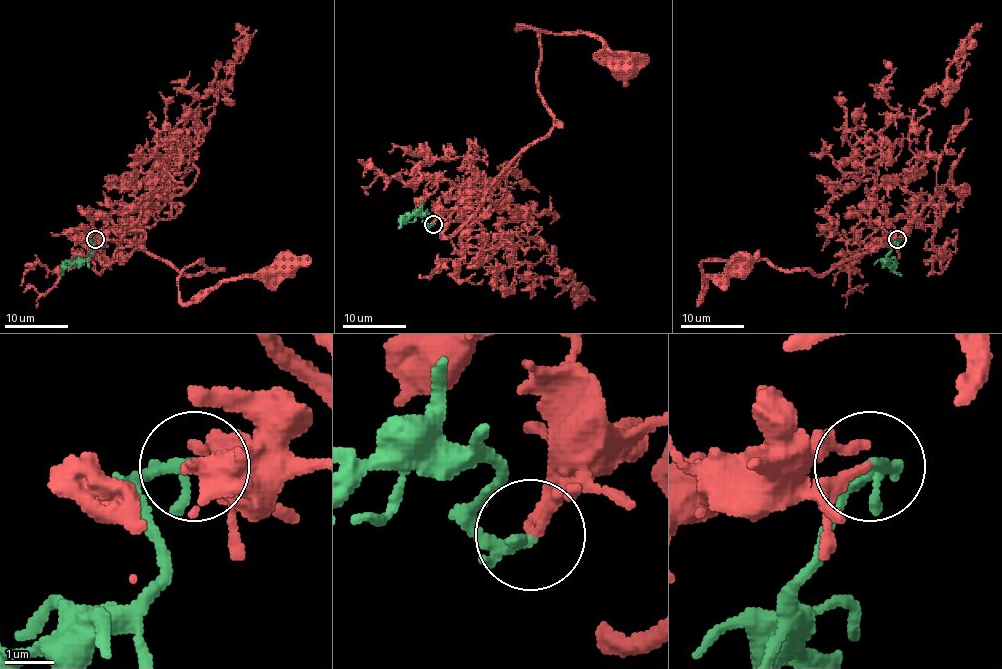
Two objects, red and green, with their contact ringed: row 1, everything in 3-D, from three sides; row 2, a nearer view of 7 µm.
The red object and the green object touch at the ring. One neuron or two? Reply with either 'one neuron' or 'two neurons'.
one neuron

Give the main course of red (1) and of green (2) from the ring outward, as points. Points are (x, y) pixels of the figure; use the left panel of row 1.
1: (95, 239), (119, 247), (130, 231), (185, 274), (215, 271), (201, 260), (178, 279), (189, 303), (284, 266)
2: (95, 239), (87, 242), (90, 253), (71, 263), (62, 276)

